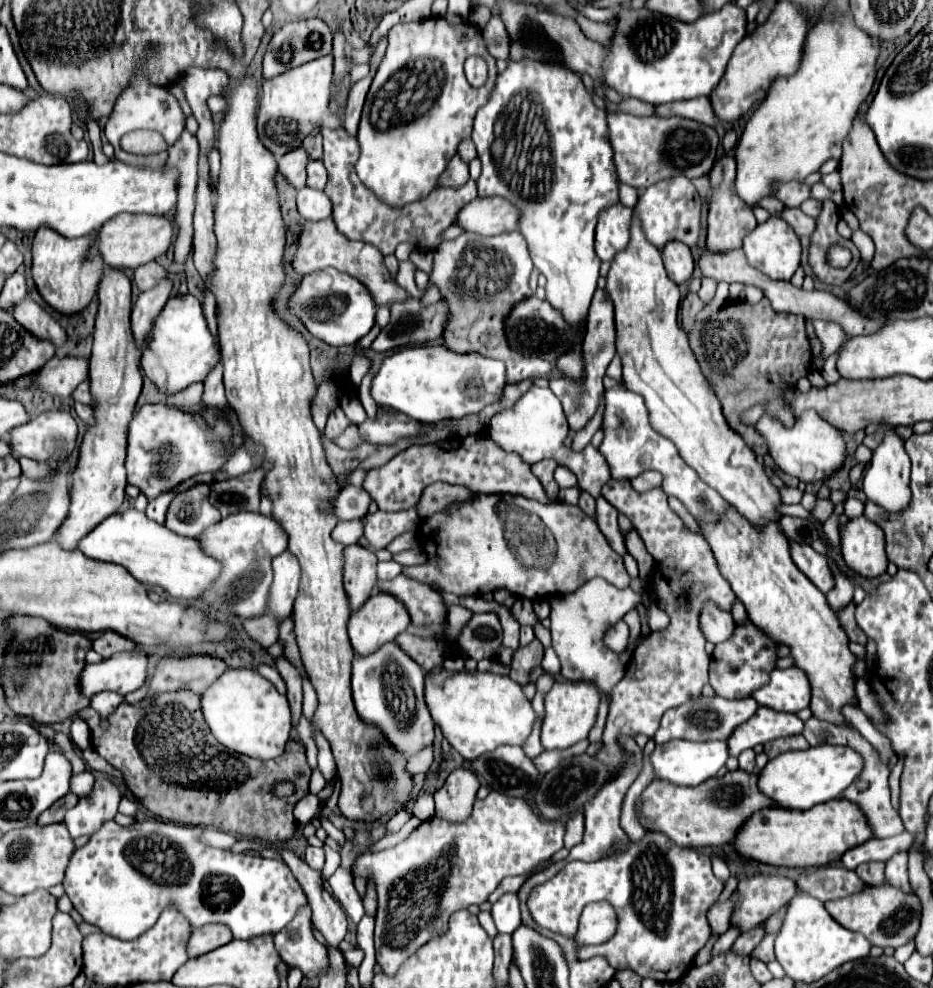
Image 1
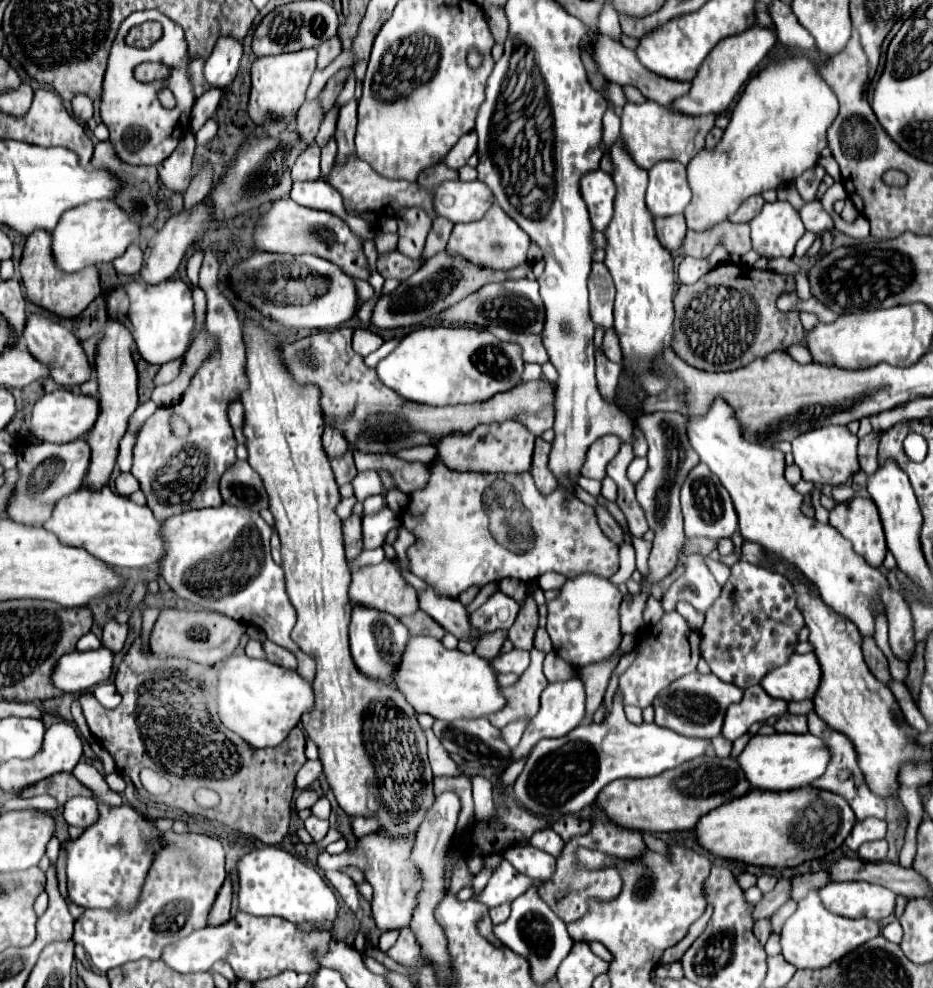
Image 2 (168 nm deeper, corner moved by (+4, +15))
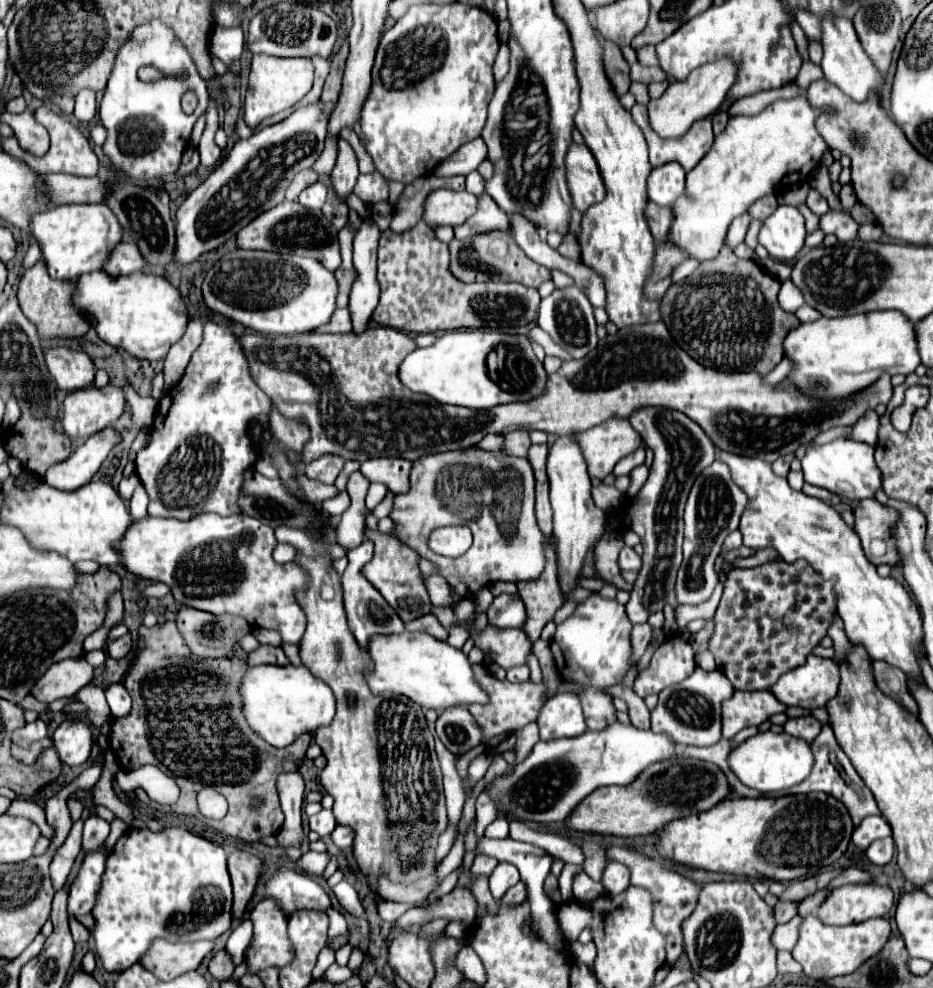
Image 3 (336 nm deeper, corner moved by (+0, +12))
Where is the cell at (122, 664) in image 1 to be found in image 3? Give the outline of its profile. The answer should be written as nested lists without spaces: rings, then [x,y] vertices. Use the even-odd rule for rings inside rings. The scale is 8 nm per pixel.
[[[65,659],[53,663],[39,683],[35,683],[31,695],[37,701],[51,703],[61,697],[73,697],[79,689],[89,685],[93,679],[93,667],[85,659]]]

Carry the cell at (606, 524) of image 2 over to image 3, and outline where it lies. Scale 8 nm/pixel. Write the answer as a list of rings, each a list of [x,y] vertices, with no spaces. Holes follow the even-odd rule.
[[[625,547],[621,549],[619,553],[619,567],[623,571],[639,571],[641,567],[641,557],[631,549],[631,547]]]

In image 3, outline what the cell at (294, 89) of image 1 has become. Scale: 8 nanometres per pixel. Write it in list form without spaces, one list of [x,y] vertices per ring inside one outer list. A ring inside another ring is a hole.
[[[253,55],[251,73],[249,73],[249,89],[245,97],[245,123],[253,129],[263,119],[293,107],[301,97],[311,89],[313,83],[313,63],[311,59],[281,59],[271,55]]]

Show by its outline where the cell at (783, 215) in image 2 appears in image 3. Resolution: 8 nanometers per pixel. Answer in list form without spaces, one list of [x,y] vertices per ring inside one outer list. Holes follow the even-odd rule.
[[[779,205],[773,215],[763,221],[759,243],[773,259],[791,261],[805,243],[805,219],[797,207]]]

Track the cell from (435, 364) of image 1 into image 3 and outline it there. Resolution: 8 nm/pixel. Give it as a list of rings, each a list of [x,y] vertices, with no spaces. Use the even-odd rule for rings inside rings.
[[[481,329],[447,331],[433,347],[417,349],[399,367],[399,379],[411,391],[425,393],[439,403],[469,409],[489,409],[501,403],[527,401],[543,395],[547,373],[525,335],[487,333]]]

